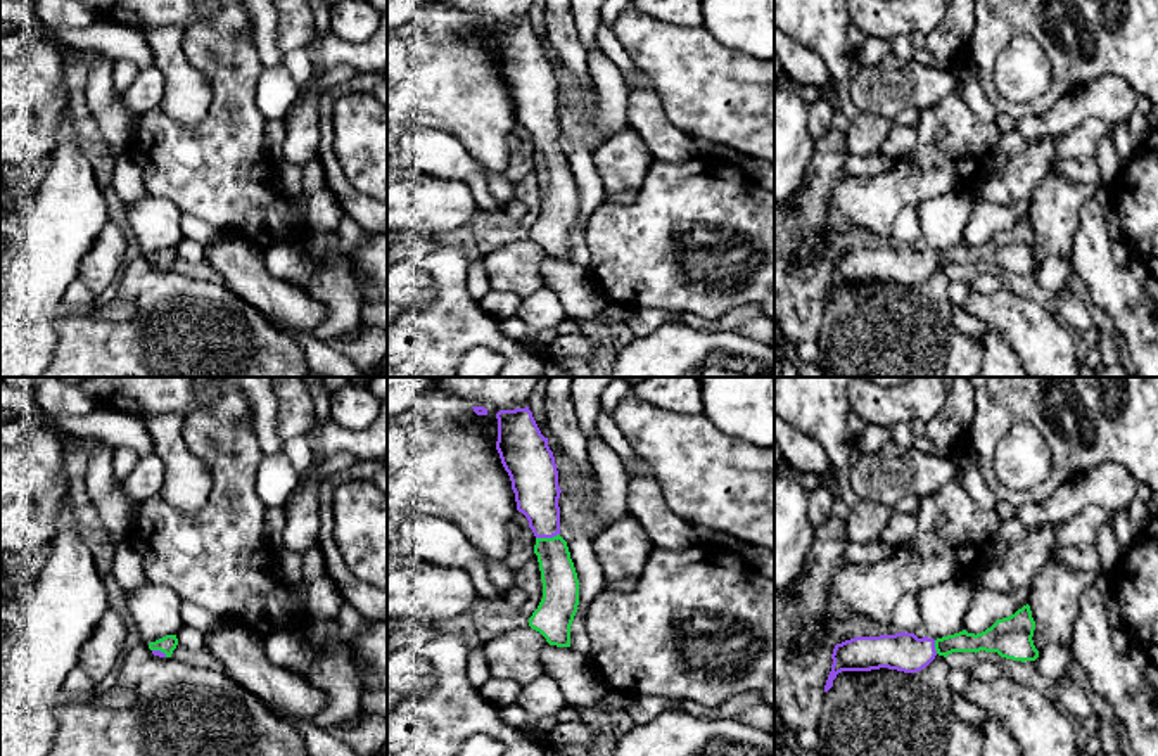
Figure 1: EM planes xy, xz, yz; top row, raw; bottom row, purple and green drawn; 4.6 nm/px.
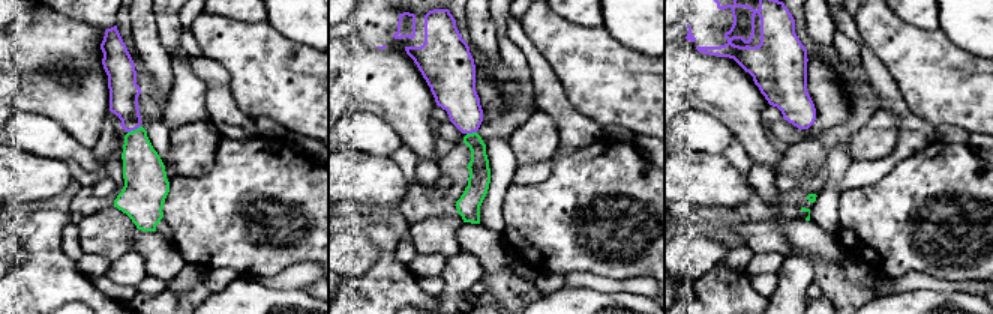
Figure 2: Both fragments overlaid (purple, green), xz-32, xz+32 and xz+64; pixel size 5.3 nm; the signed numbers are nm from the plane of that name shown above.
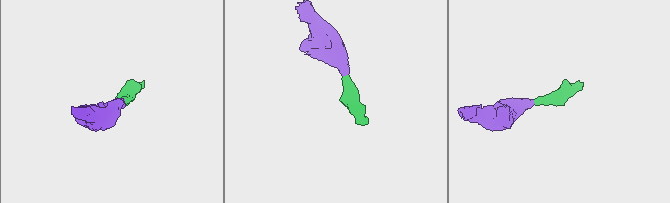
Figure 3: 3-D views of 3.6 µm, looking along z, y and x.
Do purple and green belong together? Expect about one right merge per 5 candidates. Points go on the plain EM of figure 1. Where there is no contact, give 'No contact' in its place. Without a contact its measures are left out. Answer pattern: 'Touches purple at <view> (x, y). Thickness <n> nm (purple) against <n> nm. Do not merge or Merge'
Touches purple at xz (547, 149). Thickness 220 nm (purple) against 180 nm. Merge

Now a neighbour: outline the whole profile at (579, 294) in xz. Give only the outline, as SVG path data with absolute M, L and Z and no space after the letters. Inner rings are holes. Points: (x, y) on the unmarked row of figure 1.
M548 256L543 263L543 280L560 296L569 318L595 318L610 304L589 270L570 259Z

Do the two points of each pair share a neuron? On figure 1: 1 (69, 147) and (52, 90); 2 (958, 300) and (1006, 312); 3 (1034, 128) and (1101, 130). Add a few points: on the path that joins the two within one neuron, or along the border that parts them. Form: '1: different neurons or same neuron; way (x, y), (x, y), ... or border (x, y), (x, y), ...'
1: different neurons; border (69, 109), (57, 130), (56, 147), (47, 158)
2: different neurons; border (970, 288), (968, 298), (961, 307)
3: different neurons; border (1110, 125), (1100, 120), (1084, 120), (1055, 137)

